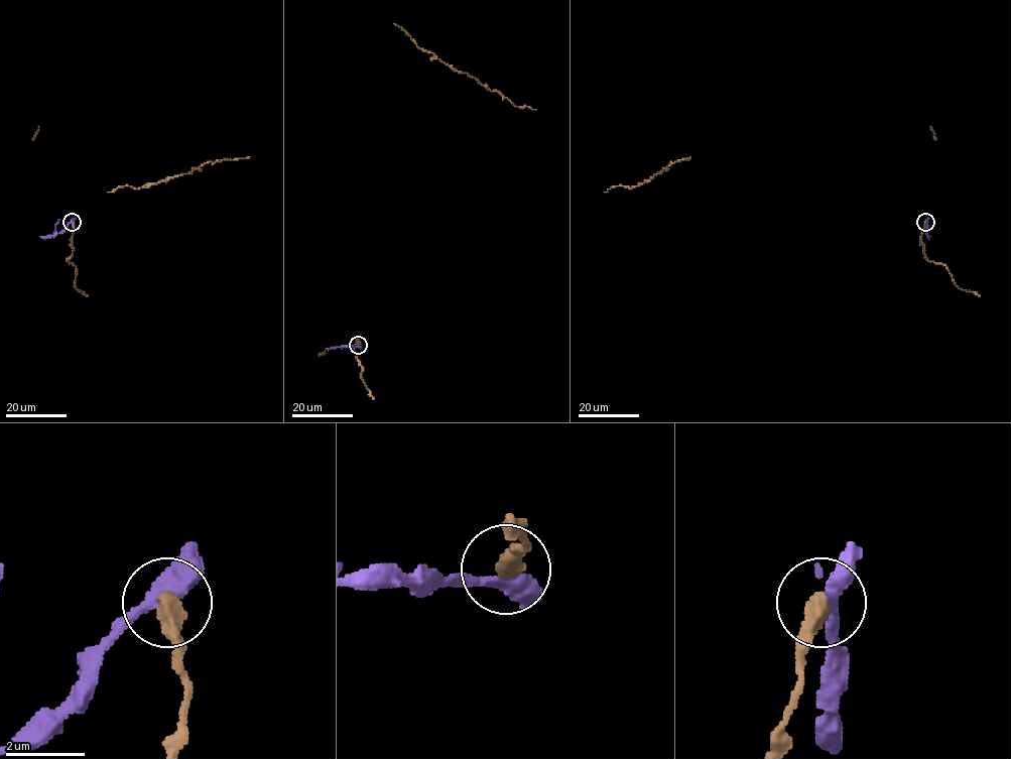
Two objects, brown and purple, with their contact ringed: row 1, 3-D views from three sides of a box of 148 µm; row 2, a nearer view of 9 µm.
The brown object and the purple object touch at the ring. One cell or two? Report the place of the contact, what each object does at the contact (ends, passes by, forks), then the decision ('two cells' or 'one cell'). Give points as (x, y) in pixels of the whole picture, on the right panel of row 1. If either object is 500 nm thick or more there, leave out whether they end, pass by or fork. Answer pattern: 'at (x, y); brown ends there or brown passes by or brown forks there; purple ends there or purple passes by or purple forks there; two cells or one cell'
at (925, 222); brown ends there; purple passes by; two cells

